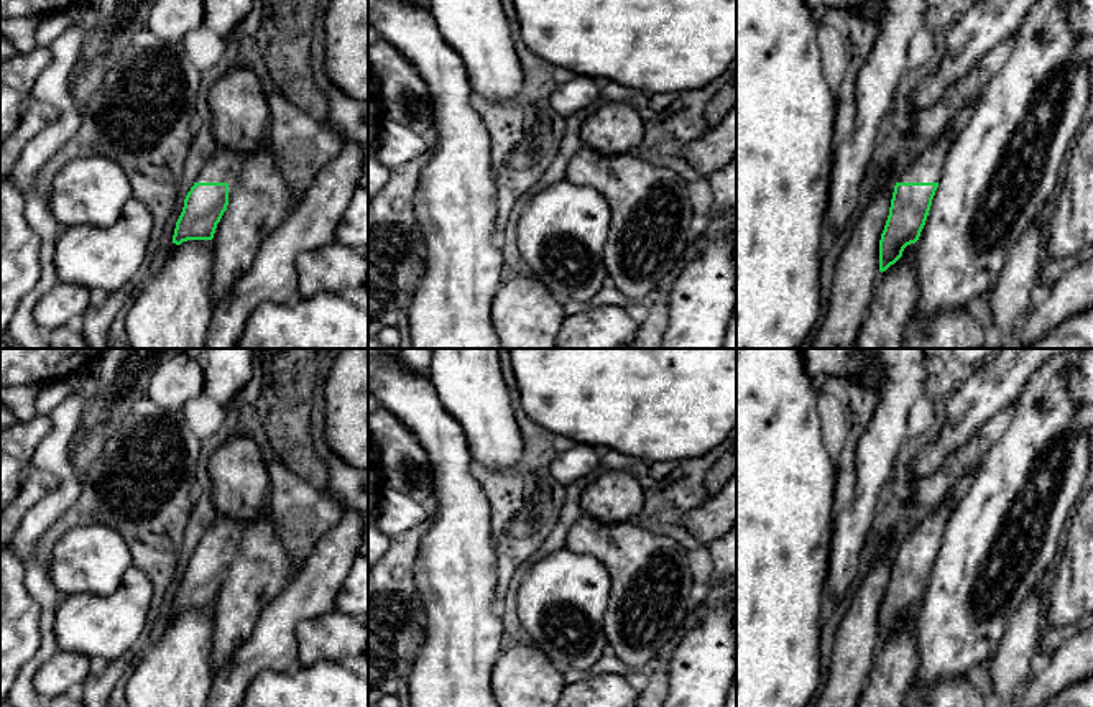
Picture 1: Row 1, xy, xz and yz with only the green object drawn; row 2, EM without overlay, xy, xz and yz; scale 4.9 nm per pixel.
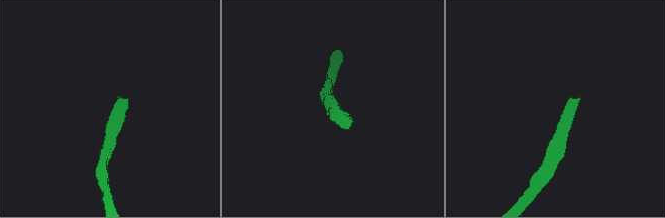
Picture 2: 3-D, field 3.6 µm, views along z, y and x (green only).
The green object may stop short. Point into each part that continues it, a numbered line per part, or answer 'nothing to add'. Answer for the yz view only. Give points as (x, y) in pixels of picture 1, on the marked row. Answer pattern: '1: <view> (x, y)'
1: yz (868, 309)

